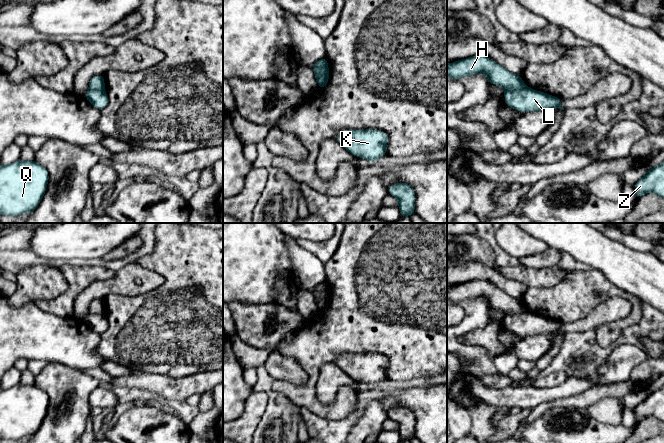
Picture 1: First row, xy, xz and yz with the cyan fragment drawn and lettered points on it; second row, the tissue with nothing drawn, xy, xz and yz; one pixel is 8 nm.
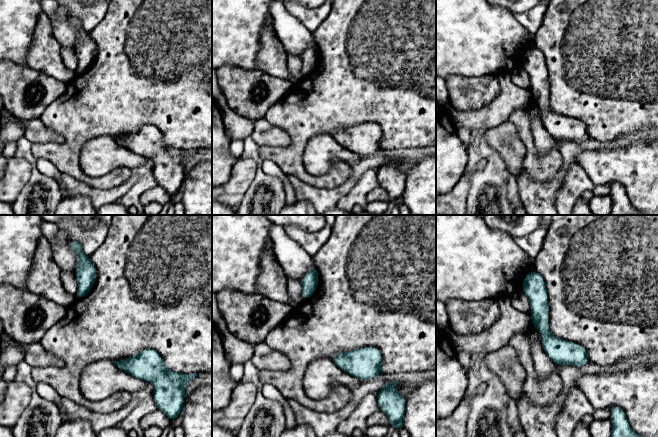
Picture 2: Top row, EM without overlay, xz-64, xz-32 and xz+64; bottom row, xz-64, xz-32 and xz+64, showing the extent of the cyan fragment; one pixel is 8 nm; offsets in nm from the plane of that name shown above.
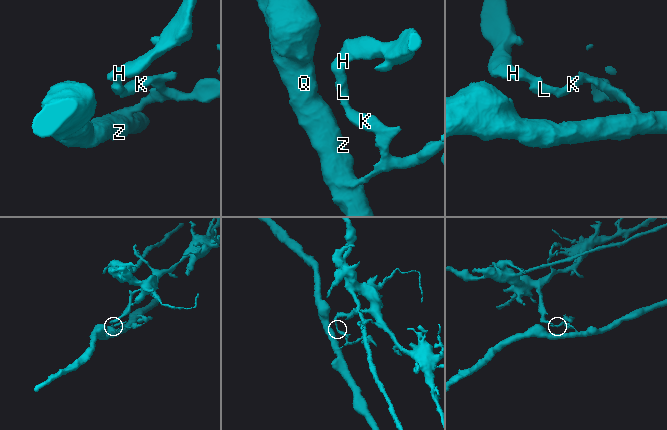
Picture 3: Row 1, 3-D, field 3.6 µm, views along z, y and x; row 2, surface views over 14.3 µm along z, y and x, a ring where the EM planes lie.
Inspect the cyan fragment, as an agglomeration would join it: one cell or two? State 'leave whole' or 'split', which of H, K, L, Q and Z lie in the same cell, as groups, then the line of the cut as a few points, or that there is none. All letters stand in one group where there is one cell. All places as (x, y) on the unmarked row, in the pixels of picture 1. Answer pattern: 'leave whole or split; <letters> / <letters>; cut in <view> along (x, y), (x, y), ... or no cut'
split; H / K L Q Z; cut in yz along (525, 310), (506, 315)

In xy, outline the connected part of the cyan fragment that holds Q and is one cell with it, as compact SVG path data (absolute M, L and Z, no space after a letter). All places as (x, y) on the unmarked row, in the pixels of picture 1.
M22 383L0 389L0 440L31 438L41 426L48 409L47 393Z

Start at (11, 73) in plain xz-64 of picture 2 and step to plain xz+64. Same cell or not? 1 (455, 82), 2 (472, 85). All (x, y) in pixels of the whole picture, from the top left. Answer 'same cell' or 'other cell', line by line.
1: same cell
2: same cell

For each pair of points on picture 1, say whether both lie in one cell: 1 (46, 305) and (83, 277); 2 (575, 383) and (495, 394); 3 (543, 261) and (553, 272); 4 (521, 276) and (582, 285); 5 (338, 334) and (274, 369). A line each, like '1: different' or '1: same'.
1: same
2: same
3: different
4: different
5: different

